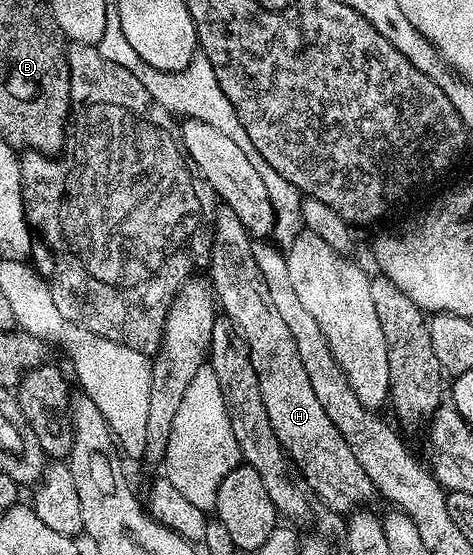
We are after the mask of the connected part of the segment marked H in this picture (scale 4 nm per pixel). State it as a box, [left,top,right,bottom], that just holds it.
[210,205,374,512]

